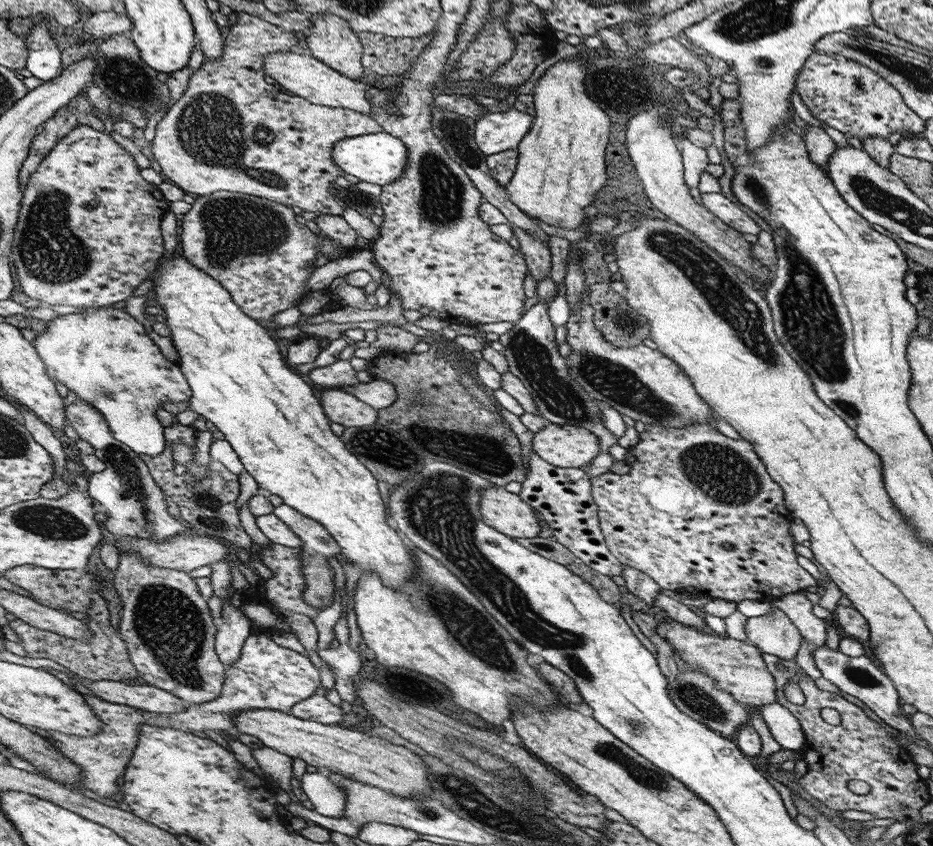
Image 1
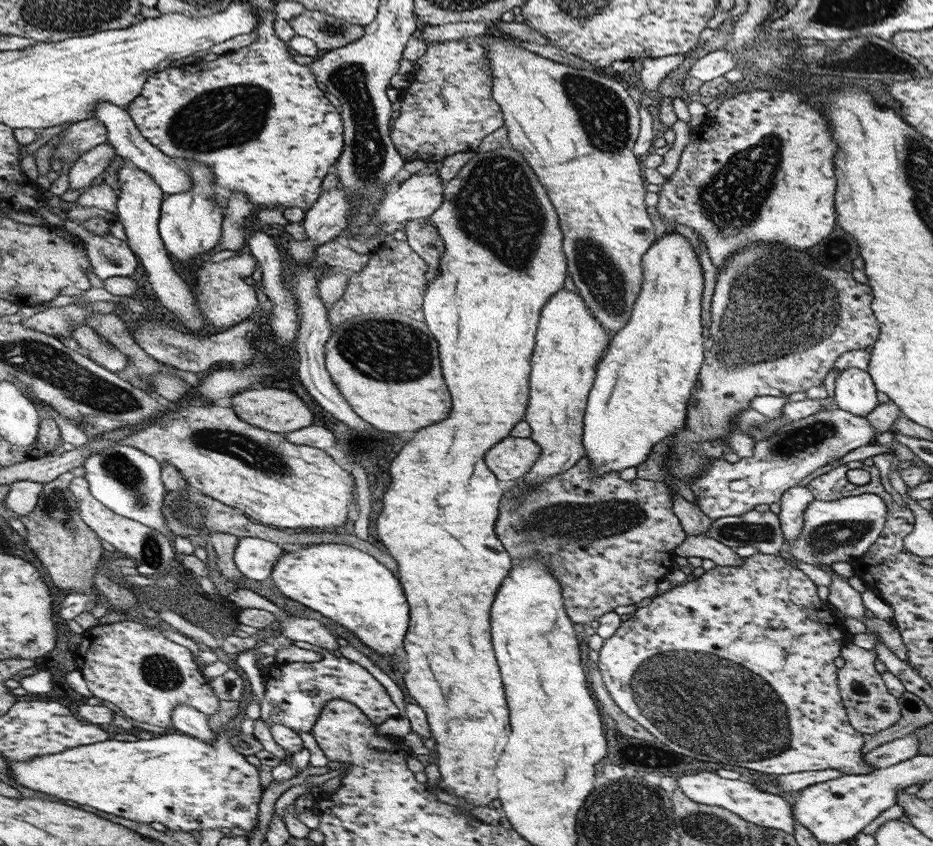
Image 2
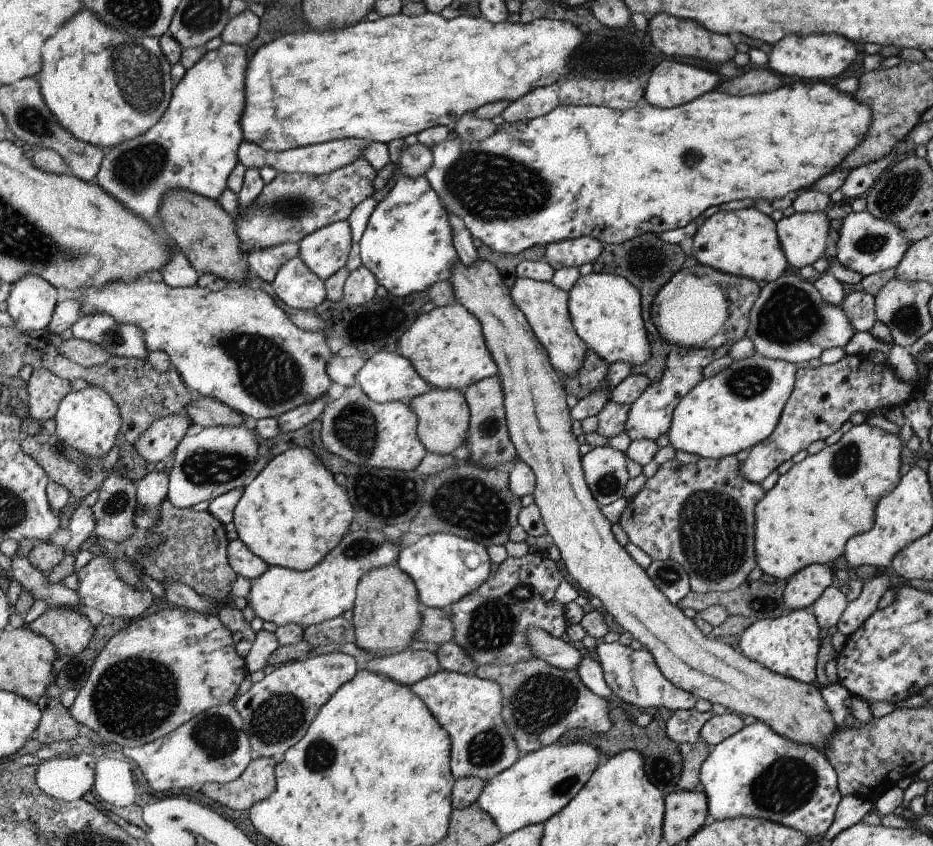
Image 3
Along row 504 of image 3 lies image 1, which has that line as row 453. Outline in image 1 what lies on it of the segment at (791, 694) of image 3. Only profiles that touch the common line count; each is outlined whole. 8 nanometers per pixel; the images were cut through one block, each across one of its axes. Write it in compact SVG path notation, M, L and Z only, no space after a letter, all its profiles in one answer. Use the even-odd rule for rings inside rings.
M549 423L532 440L533 451L558 468L585 468L599 454L599 439L576 425Z

